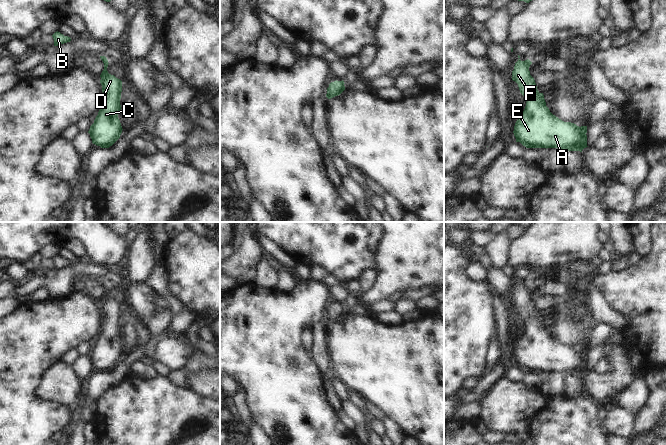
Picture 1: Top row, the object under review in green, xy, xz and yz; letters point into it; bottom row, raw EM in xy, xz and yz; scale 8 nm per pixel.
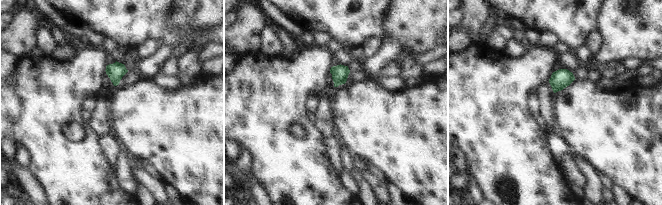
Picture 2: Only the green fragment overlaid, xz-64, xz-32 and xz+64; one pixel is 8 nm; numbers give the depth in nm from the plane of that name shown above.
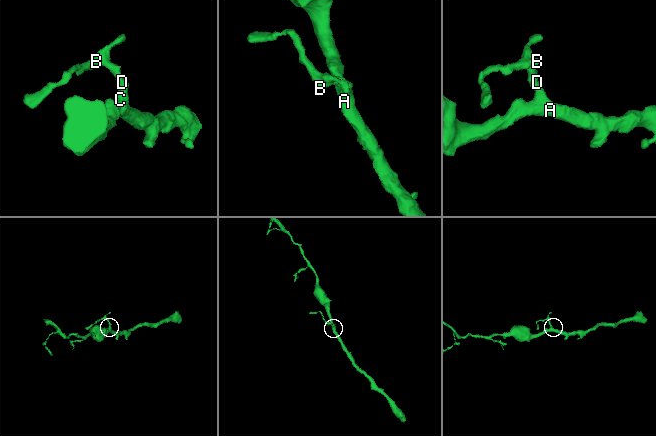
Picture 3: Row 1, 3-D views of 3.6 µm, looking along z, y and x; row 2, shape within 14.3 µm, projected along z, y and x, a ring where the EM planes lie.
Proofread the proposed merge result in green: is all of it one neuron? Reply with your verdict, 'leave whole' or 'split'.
leave whole

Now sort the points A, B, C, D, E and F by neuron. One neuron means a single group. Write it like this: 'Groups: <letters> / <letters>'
Groups: A B C D E F

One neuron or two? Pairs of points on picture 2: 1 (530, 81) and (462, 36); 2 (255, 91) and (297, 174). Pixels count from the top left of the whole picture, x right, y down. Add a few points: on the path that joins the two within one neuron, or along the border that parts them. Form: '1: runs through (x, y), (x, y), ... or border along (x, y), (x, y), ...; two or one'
1: border along (471, 44), (458, 51); two
2: runs through (257, 112), (263, 132), (276, 153); one

